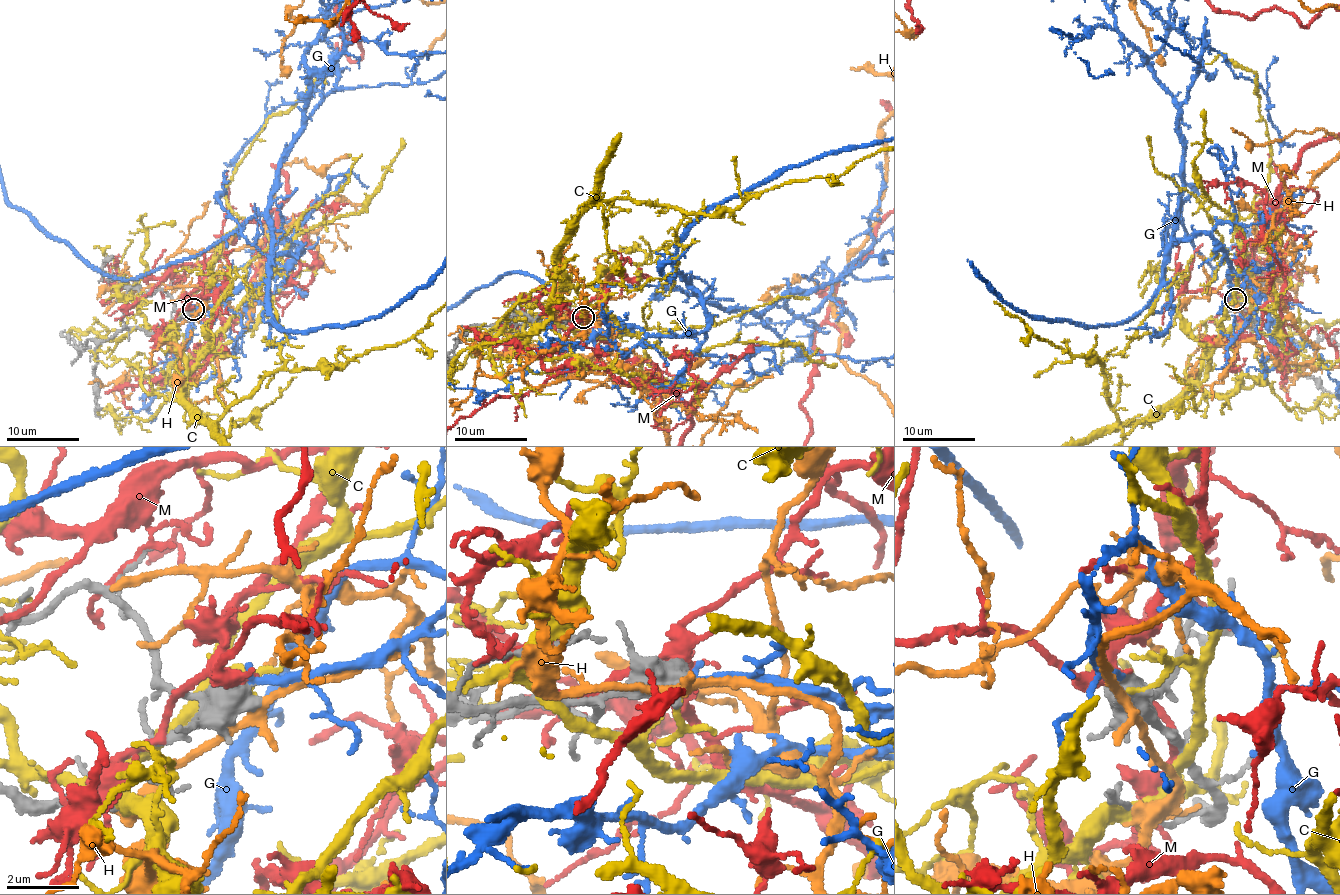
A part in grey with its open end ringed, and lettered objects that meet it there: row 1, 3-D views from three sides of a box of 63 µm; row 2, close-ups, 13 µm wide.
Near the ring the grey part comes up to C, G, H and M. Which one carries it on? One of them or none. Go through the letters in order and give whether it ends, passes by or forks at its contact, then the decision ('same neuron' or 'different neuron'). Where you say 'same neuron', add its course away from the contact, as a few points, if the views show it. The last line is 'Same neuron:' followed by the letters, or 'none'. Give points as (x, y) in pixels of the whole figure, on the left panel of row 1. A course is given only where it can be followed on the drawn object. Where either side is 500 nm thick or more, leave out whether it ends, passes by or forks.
C: different neuron
G: same neuron | via (193, 308), (301, 251), (275, 253), (259, 216), (194, 255), (102, 275), (7, 199)
H: different neuron
M: different neuron
Same neuron: G

